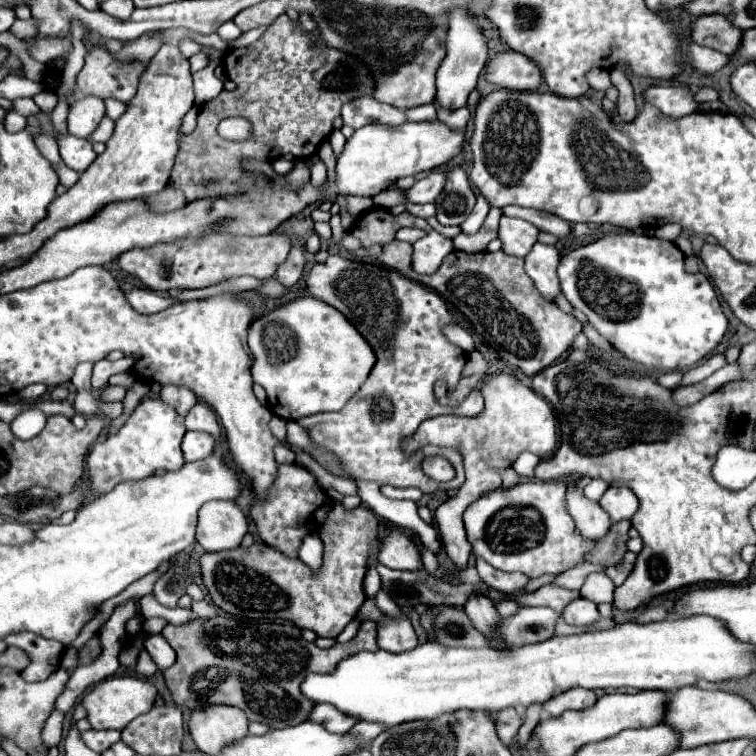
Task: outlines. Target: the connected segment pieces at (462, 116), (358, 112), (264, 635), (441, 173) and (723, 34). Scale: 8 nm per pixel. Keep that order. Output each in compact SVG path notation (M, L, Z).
M433 100L433 104L435 104L435 108L437 108L437 118L441 118L441 122L447 124L449 128L457 130L457 128L465 128L465 126L467 126L469 116L471 116L471 112L469 112L467 106L457 108L457 110L445 110L445 108L437 106L437 100Z
M371 96L355 98L353 102L345 102L345 106L341 110L341 118L347 126L351 126L355 130L365 124L371 124L371 122L387 124L387 126L399 126L399 124L407 122L407 116L401 108L381 104Z
M227 616L193 618L185 624L163 628L163 636L177 652L173 666L163 670L165 684L173 702L179 708L199 710L203 706L227 704L241 708L251 722L261 722L269 728L297 726L309 720L315 702L307 702L301 694L305 674L329 674L337 662L363 650L377 652L377 622L365 620L359 634L347 644L335 644L337 650L321 650L301 636L301 630L287 624L241 622Z
M433 170L427 178L415 182L415 186L407 190L409 202L415 202L415 204L433 202L437 198L437 194L441 194L441 190L445 186L445 178L447 178L445 170Z
M703 16L693 24L693 32L691 32L693 40L699 46L719 50L727 56L733 56L737 52L737 46L741 44L741 34L743 30L737 30L725 16Z

